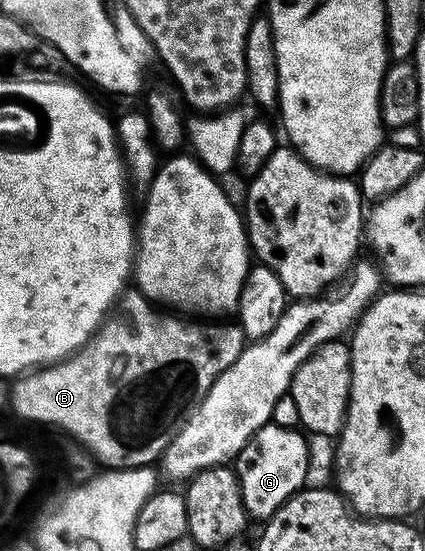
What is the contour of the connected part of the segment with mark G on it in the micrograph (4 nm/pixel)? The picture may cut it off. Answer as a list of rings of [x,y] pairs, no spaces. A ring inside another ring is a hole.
[[[269,424],[258,428],[254,436],[240,450],[234,459],[234,469],[240,477],[240,495],[244,497],[244,508],[253,519],[267,520],[273,518],[298,491],[305,489],[308,478],[308,442],[303,438],[305,435],[299,429],[290,426],[278,426]]]

